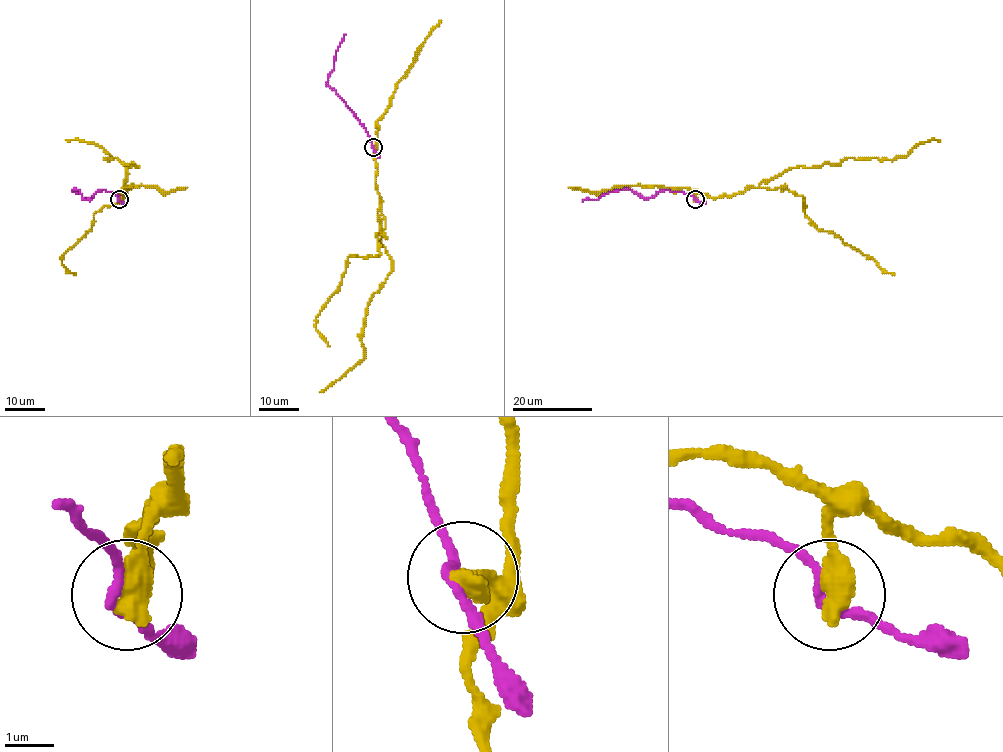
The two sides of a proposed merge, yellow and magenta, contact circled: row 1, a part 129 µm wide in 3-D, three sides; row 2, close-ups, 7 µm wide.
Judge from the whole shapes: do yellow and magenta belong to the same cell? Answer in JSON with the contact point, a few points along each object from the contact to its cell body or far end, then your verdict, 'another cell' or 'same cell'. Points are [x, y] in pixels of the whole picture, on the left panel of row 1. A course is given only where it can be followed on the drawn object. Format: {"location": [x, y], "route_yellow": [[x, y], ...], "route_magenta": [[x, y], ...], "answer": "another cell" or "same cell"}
{"location": [119, 199], "route_yellow": [[119, 199], [127, 188], [127, 169], [139, 167], [110, 157], [107, 160], [110, 156], [93, 143], [66, 140]], "route_magenta": [[119, 199], [105, 190], [98, 190], [90, 198], [72, 191], [74, 188], [91, 200]], "answer": "another cell"}

